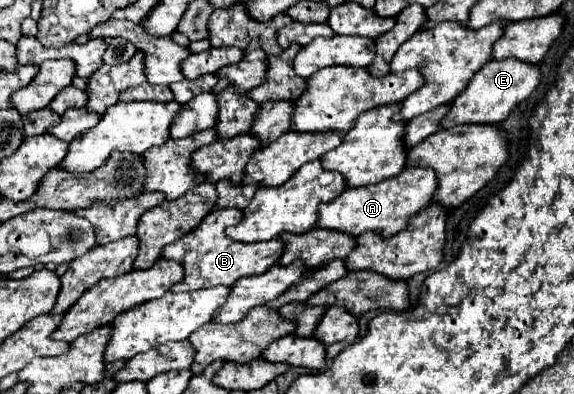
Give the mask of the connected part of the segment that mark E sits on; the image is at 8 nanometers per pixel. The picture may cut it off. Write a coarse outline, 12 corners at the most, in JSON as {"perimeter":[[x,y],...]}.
{"perimeter":[[489,60],[441,128],[499,124],[539,84],[539,66]]}

